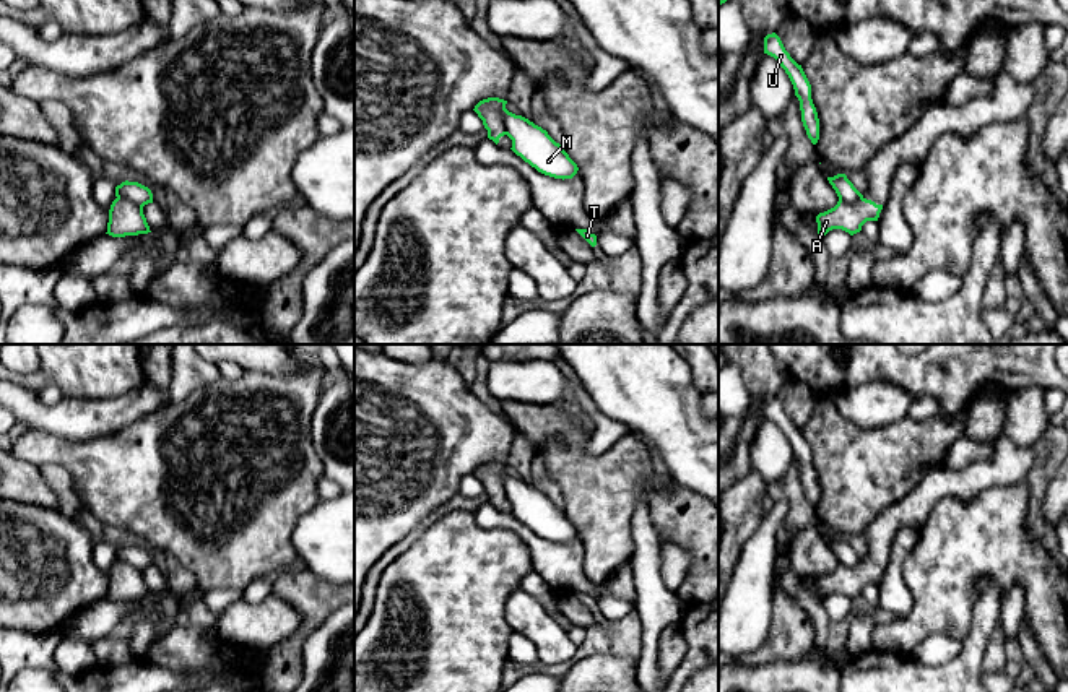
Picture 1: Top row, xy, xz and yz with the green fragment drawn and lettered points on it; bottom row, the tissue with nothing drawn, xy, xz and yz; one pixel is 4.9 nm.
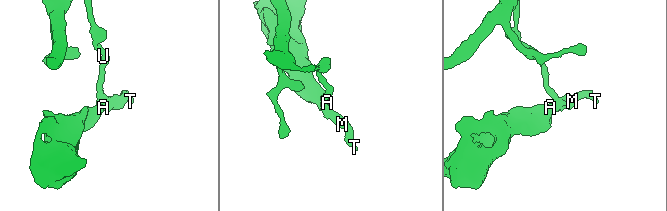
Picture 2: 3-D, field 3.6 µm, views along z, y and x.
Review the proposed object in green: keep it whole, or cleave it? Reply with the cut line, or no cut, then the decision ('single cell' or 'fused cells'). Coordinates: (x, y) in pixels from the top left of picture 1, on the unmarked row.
cut in xz along (504, 470), (501, 478), (507, 497); fused cells

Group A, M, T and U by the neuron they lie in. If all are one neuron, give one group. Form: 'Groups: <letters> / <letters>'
Groups: A / M T U

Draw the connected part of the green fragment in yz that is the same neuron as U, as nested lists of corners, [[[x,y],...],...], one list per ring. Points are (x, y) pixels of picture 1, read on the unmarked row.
[[[772,396],[764,401],[764,417],[774,421],[788,439],[800,465],[801,486],[813,508],[819,504],[819,482],[811,463],[811,448],[801,432],[785,414],[780,401]]]

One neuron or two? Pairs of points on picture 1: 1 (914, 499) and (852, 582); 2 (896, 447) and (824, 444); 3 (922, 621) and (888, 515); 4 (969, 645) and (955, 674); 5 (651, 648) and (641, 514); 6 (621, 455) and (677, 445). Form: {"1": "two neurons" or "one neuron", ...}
{"1": "one neuron", "2": "one neuron", "3": "two neurons", "4": "one neuron", "5": "one neuron", "6": "two neurons"}

